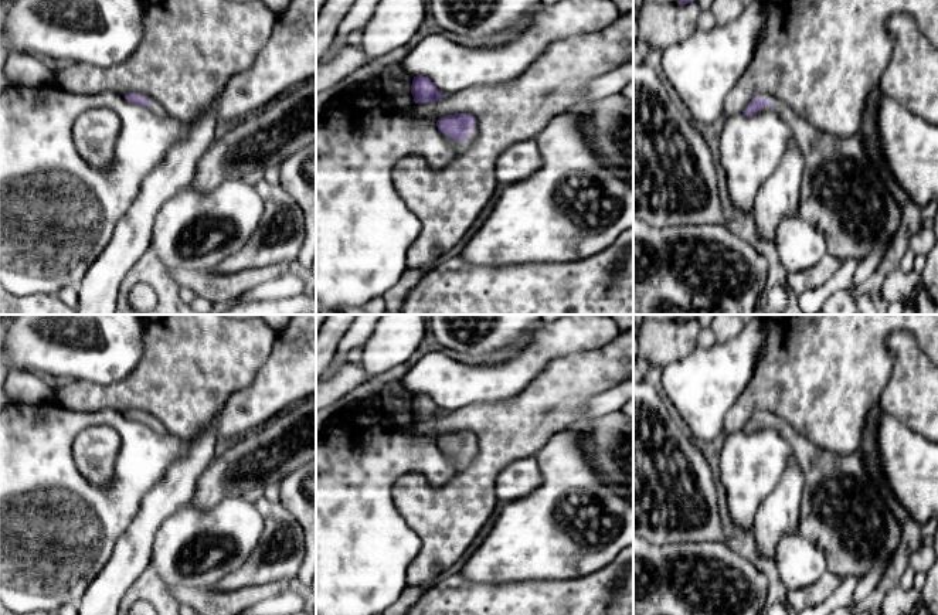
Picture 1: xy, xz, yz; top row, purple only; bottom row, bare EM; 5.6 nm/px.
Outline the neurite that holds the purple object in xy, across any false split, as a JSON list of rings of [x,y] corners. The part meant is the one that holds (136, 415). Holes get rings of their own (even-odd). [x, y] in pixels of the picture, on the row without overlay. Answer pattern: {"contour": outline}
{"contour": [[[128,411],[128,412],[125,412],[125,415],[126,415],[129,419],[136,419],[136,421],[142,421],[142,422],[145,422],[145,424],[149,424],[149,425],[153,428],[153,431],[154,431],[156,434],[159,434],[159,435],[162,435],[162,434],[164,432],[164,428],[163,428],[160,424],[152,421],[152,419],[147,418],[143,412]]]}

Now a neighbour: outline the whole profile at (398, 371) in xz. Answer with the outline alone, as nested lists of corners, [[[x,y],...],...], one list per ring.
[[[408,361],[380,374],[384,383],[401,380],[408,373]]]

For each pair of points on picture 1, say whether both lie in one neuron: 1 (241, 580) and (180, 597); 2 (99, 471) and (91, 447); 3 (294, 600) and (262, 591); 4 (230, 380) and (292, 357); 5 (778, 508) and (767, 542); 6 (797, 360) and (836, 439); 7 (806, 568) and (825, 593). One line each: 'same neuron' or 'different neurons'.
1: different neurons
2: same neuron
3: different neurons
4: different neurons
5: same neuron
6: same neuron
7: different neurons

